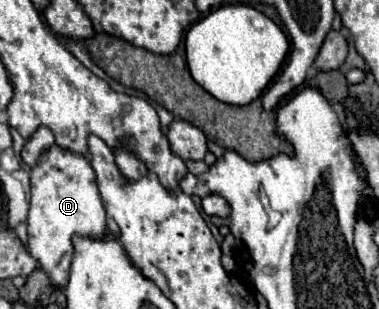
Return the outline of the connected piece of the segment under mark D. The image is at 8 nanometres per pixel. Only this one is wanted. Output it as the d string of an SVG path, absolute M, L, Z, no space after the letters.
M52 144L46 148L38 164L30 170L30 210L28 210L28 248L30 254L40 262L52 284L64 286L68 278L68 268L70 268L70 258L72 258L72 234L82 234L82 236L92 236L98 238L108 230L106 224L106 210L102 204L102 198L98 194L96 186L96 176L90 166L90 160L86 156L80 156L68 148L62 148L58 144Z

